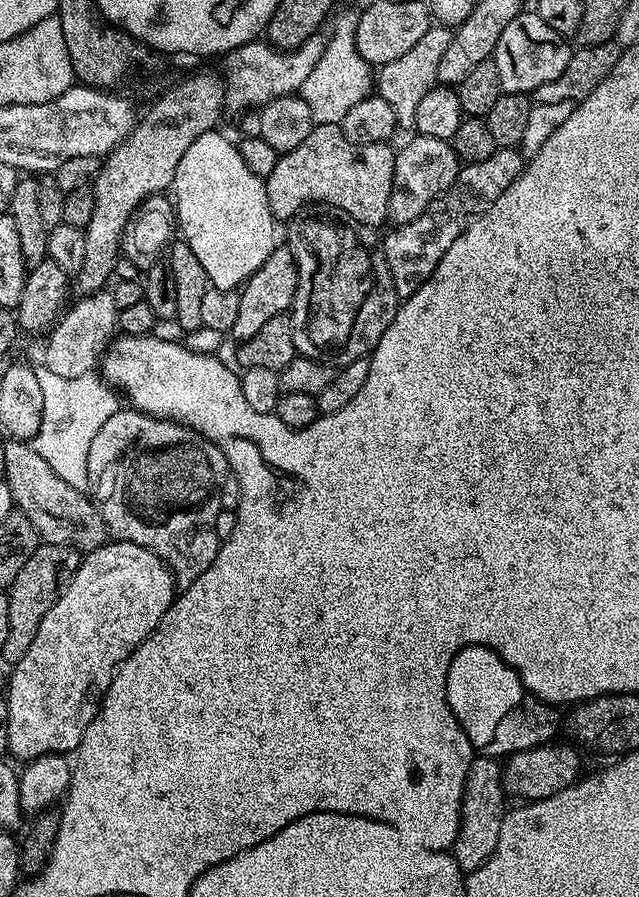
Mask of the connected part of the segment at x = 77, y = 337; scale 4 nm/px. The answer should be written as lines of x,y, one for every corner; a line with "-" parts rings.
111,291
90,292
79,298
81,300
61,315
46,336
48,345
44,348
42,364
59,377
82,378
91,373
118,332
118,309

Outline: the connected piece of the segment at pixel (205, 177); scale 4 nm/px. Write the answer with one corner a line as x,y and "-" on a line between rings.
220,130
202,134
182,154
182,162
178,162
170,189
178,232
183,243
194,250
198,262
202,262
202,270
206,270
213,288
239,289
278,246
278,221
270,210
264,182
265,177
254,174
242,162
239,147
231,144

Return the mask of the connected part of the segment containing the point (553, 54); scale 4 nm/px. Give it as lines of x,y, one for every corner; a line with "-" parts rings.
522,10
502,30
494,53
501,89
508,94
530,94
545,82
554,82
570,62
573,45
558,34
551,26
546,26
534,10

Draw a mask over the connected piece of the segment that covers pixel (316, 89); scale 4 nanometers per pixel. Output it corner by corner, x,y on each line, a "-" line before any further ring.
348,12
342,15
331,36
325,41
322,57
304,82
300,95
311,108
316,124
339,124
347,111
371,95
374,86
374,74
371,65
357,52
356,32
358,14

